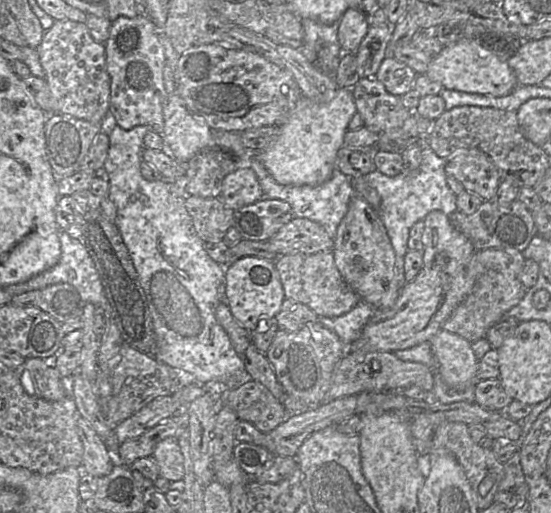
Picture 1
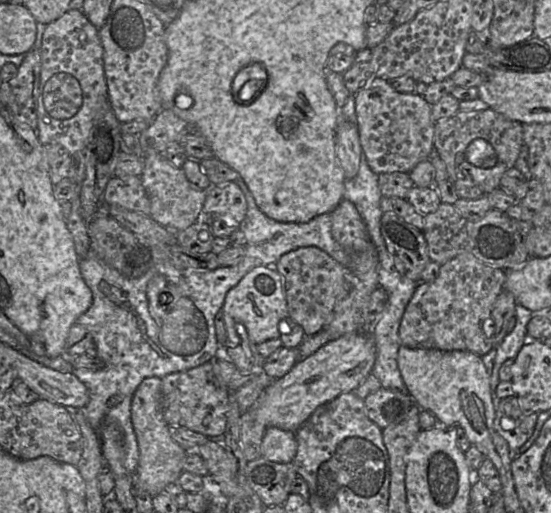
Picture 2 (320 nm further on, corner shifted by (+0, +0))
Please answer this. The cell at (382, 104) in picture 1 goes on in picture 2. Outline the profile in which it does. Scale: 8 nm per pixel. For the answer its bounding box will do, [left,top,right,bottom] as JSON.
[354,77,435,173]

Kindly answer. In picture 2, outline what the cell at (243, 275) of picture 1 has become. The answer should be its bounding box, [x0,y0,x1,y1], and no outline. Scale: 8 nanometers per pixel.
[221,266,288,346]

